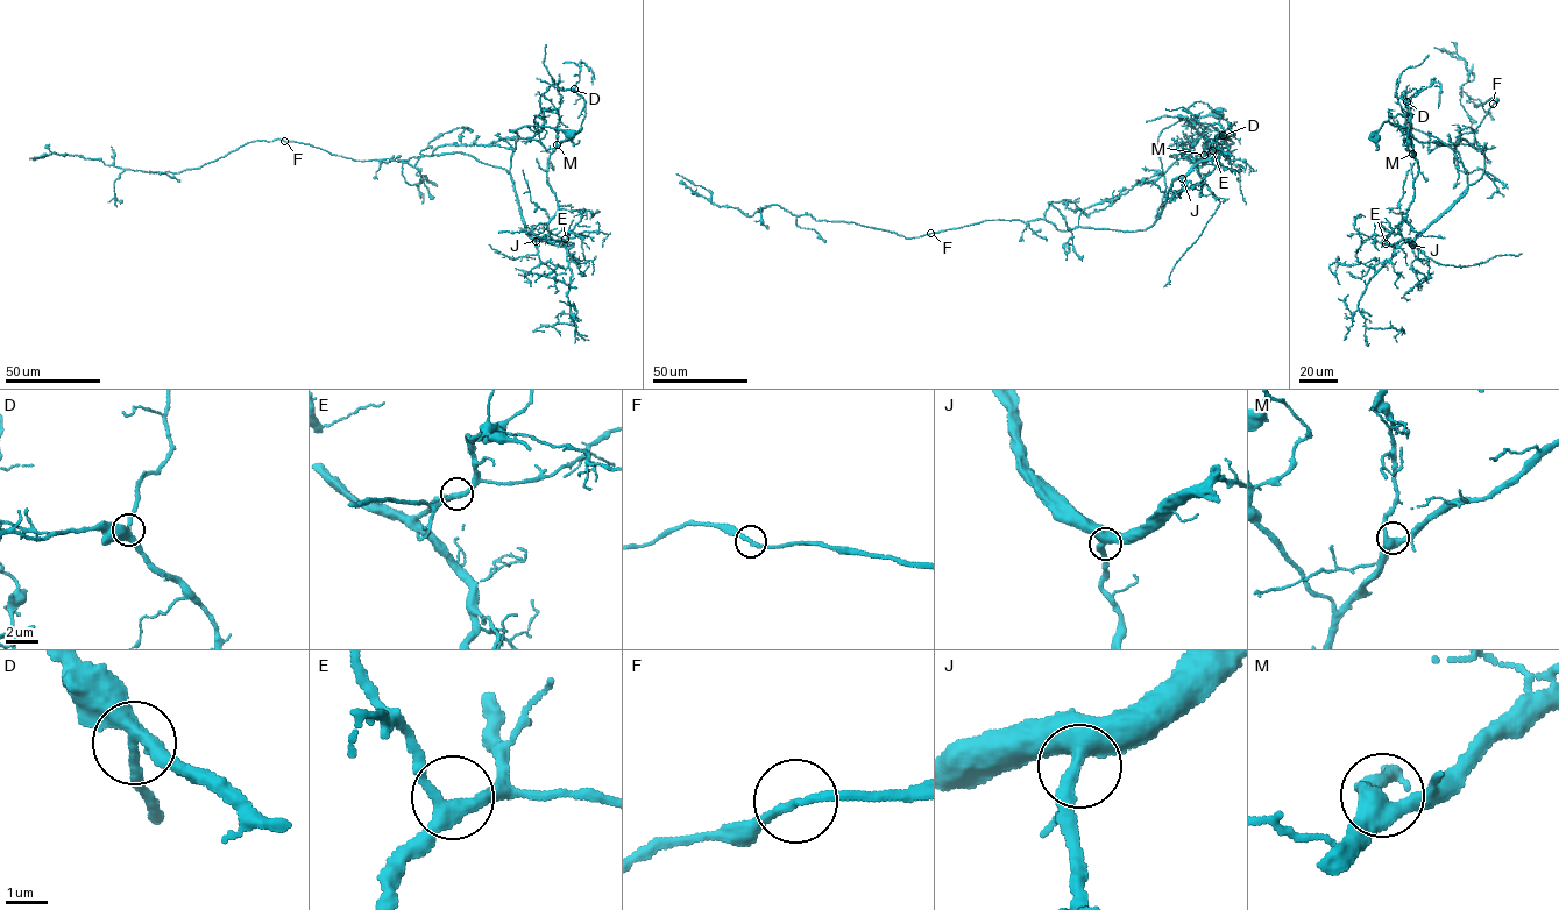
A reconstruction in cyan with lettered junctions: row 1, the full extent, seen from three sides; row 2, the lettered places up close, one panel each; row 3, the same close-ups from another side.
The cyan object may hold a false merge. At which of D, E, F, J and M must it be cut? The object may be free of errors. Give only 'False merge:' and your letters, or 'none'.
False merge: none

